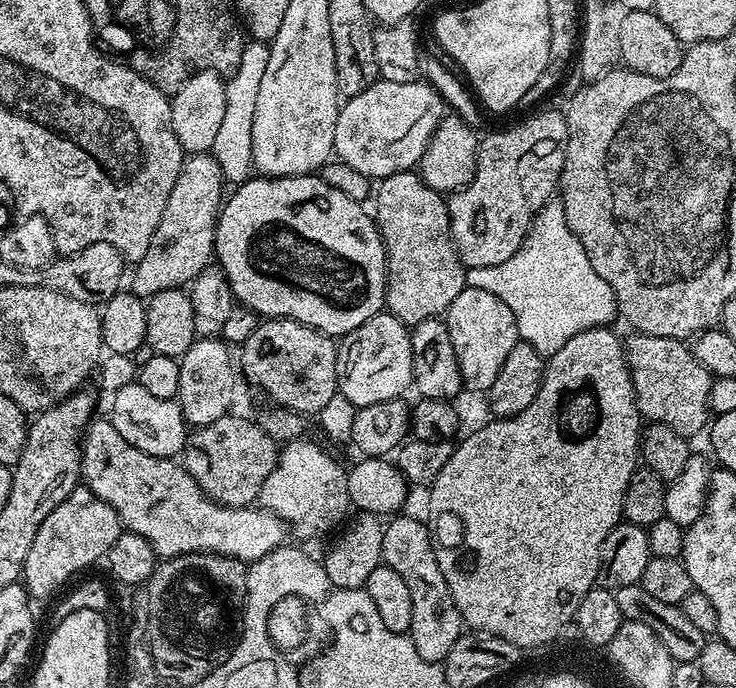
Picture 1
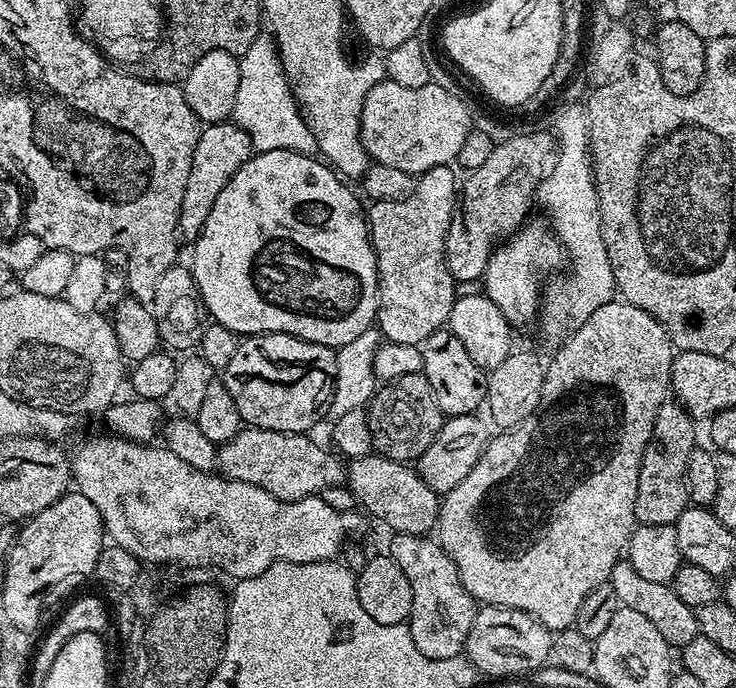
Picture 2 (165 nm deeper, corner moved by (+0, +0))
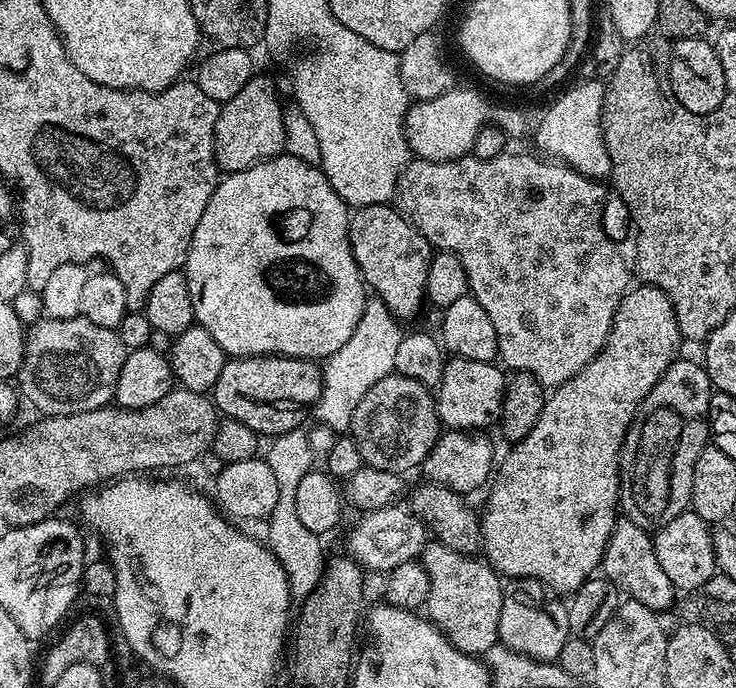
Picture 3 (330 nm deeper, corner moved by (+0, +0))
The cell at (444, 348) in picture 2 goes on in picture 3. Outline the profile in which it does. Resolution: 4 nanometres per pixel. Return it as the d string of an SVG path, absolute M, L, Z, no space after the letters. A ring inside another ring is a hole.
M452 356L445 363L444 373L435 389L436 413L448 430L488 430L500 419L504 408L506 372L496 362L474 362L470 358Z

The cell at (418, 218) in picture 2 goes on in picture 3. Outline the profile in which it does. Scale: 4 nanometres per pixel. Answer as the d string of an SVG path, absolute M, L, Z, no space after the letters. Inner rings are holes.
M375 204L374 206L362 206L351 213L348 221L348 237L356 265L360 268L360 275L364 277L365 285L371 291L372 288L376 291L373 292L375 299L386 302L388 309L401 322L407 322L411 316L418 315L420 307L425 307L426 304L428 294L426 278L434 255L434 249L426 242L424 235L406 217L400 215L395 207L388 204Z

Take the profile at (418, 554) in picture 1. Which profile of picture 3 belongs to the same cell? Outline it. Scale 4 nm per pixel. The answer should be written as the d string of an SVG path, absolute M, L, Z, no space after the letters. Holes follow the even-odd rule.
M439 542L425 544L418 557L426 574L430 574L430 598L426 605L427 619L436 629L468 656L483 657L499 641L498 614L506 591L501 577L491 564L476 556L458 554Z

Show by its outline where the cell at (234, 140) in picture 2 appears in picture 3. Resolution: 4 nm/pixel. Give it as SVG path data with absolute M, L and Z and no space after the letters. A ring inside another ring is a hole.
M260 74L253 75L234 98L220 104L218 122L214 126L214 154L221 173L241 172L264 160L273 160L285 151L284 109L271 78Z

